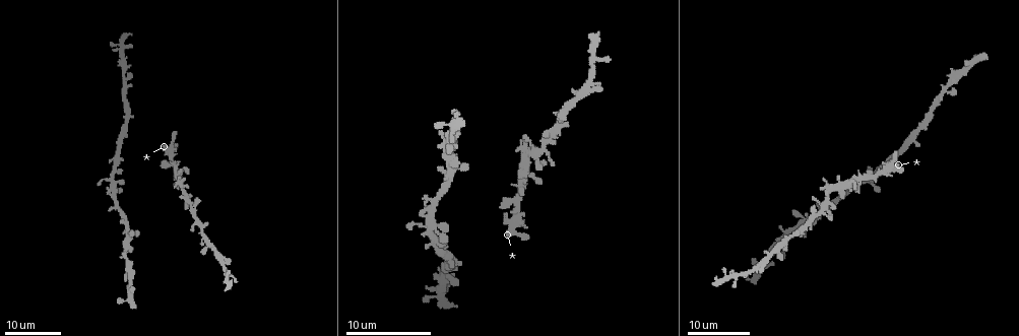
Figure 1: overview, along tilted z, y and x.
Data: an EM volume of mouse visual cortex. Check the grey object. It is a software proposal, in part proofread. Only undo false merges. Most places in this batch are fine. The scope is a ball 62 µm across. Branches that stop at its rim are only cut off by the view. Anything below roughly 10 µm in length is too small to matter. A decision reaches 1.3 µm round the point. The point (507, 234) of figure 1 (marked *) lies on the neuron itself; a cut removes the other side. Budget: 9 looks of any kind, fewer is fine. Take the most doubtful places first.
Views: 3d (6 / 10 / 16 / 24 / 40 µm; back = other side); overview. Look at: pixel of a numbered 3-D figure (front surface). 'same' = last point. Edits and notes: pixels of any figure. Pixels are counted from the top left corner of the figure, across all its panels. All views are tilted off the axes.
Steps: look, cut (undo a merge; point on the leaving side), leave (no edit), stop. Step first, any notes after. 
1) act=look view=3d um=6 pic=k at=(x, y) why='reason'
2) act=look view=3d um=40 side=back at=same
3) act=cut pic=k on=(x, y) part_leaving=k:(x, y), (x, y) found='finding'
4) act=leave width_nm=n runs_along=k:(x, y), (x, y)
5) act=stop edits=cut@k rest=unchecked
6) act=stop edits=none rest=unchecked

act=look view=3d um=24 pic=1 at=(114, 185) why='narrows sharply'

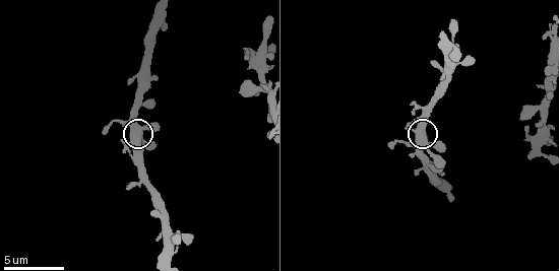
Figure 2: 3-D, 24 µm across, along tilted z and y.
act=look view=3d um=10 pic=2 at=(136, 136)

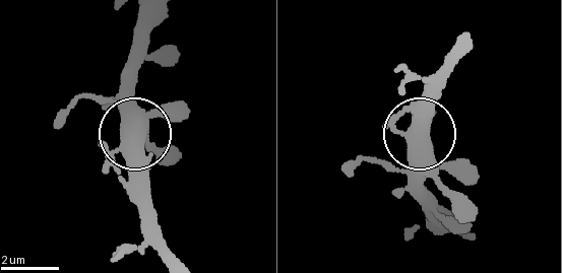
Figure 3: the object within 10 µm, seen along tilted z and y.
act=leave found='continuous, no second neuron'

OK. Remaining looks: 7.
act=look view=3d um=16 pic=1 at=(446, 142)

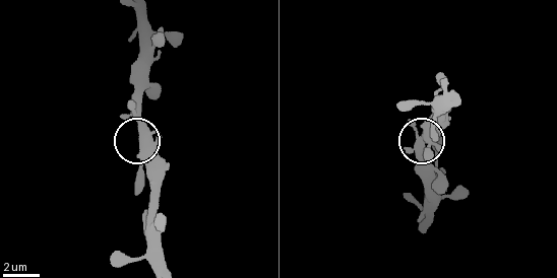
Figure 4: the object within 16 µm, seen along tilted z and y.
act=look view=3d um=6 pic=4 at=(424, 137)

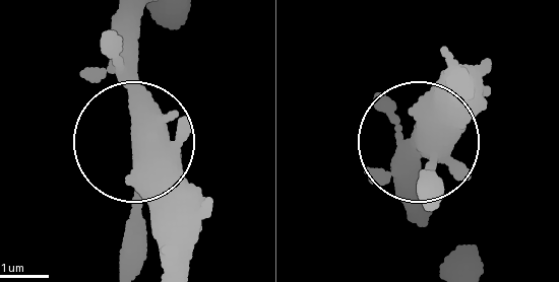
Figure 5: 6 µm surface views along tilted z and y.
act=look view=3d um=6 side=back pic=5 at=(140, 150) why='from behind'

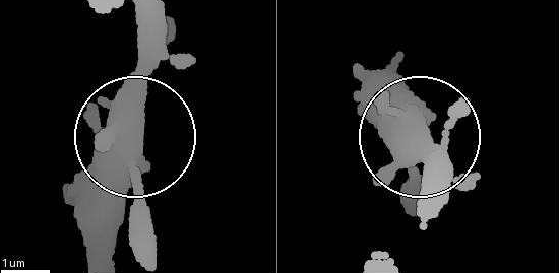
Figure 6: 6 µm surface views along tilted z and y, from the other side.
act=leave arms=4 found='one neuron here'

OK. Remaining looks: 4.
act=look view=3d um=6 pic=2 at=(153, 20)

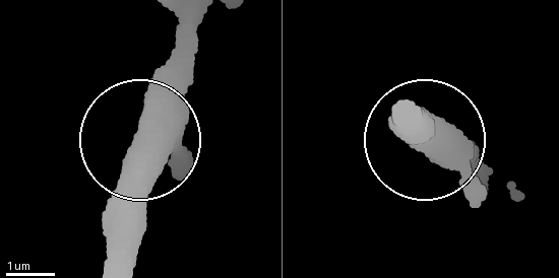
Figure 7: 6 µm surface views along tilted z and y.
act=look view=3d um=6 side=back pic=7 at=(143, 142)

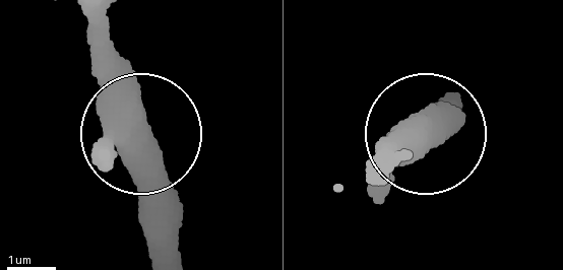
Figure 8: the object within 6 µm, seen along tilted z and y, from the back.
act=leave found='continuous, no second neuron'

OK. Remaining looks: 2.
act=look view=3d um=16 pic=1 at=(841, 184) why='thin neck'

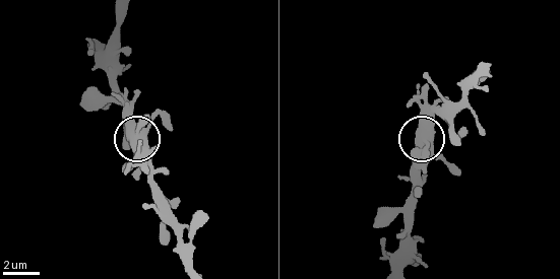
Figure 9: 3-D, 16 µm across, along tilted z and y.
act=look view=3d um=10 pic=9 at=(137, 141)

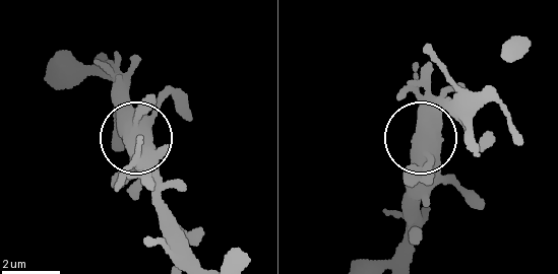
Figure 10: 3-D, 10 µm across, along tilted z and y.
act=leave runs_along=10:(101, 57), (125, 106), (159, 211) found='continuous, no second neuron'

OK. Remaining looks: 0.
act=stop edits=none rest=unchecked

